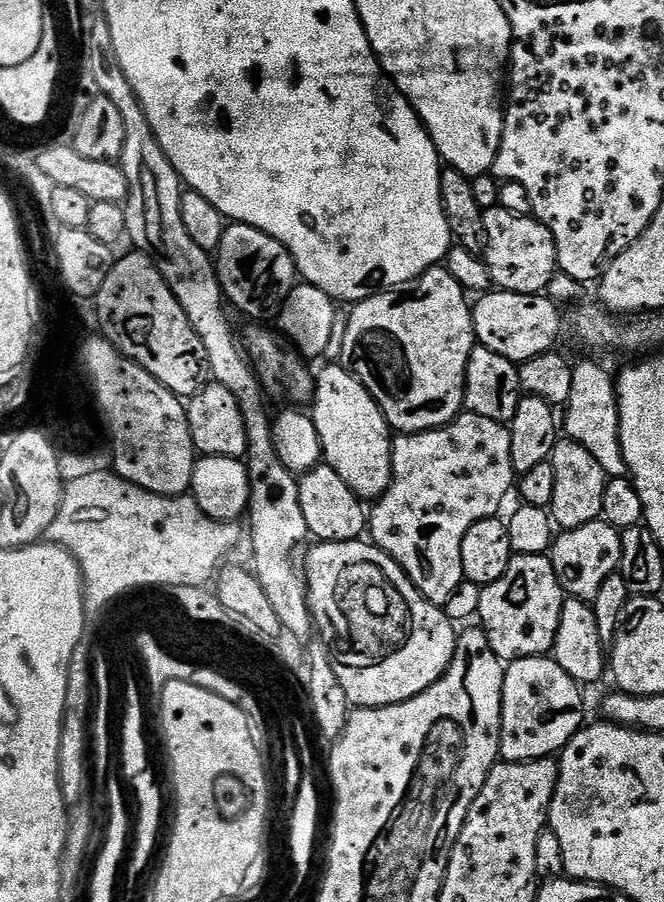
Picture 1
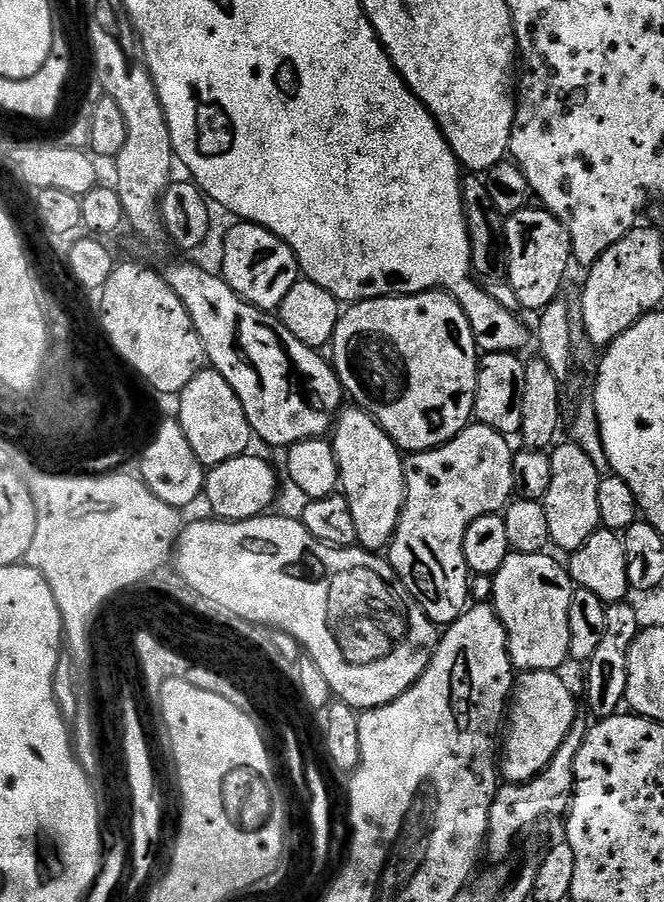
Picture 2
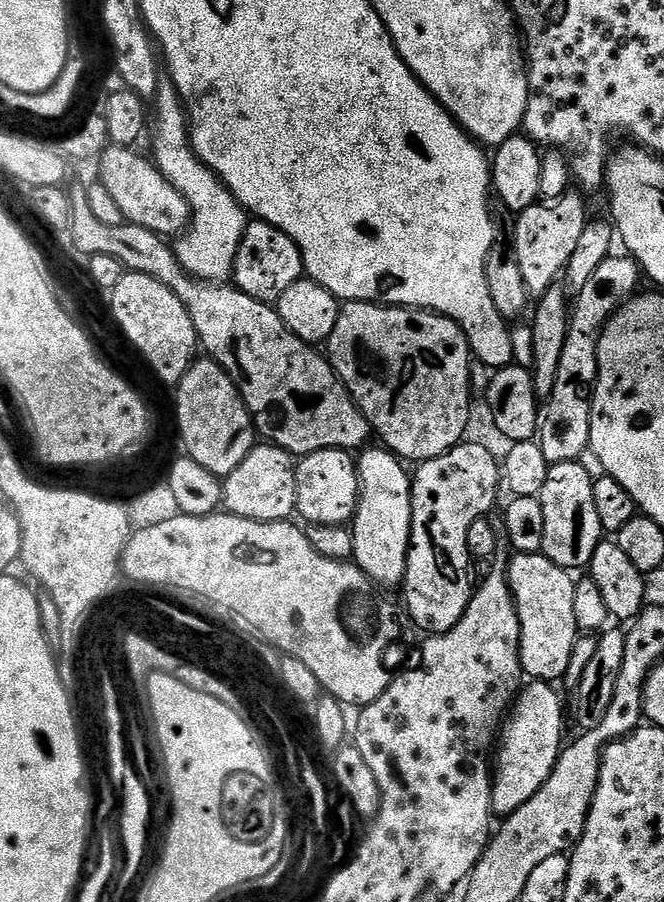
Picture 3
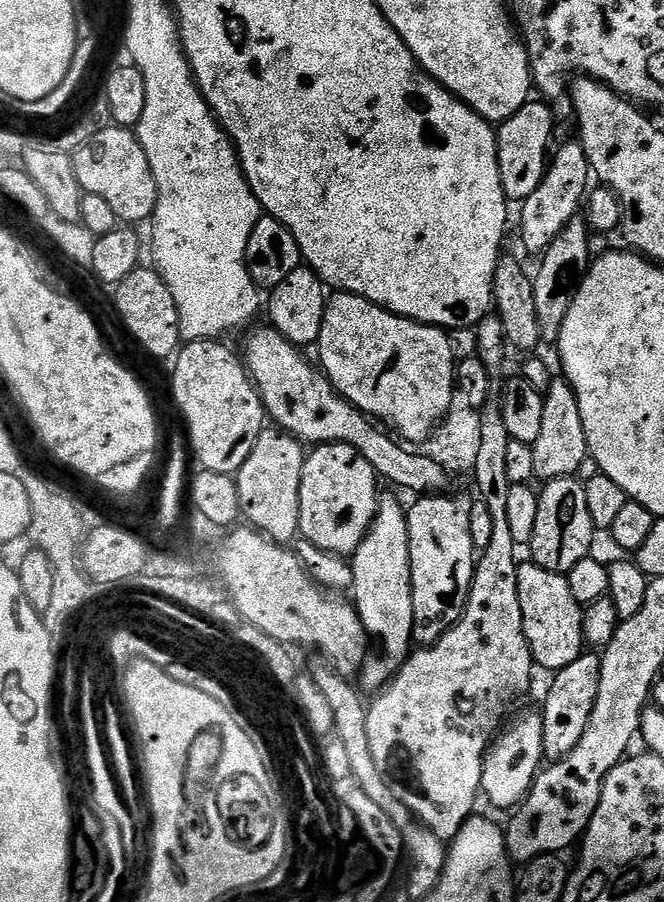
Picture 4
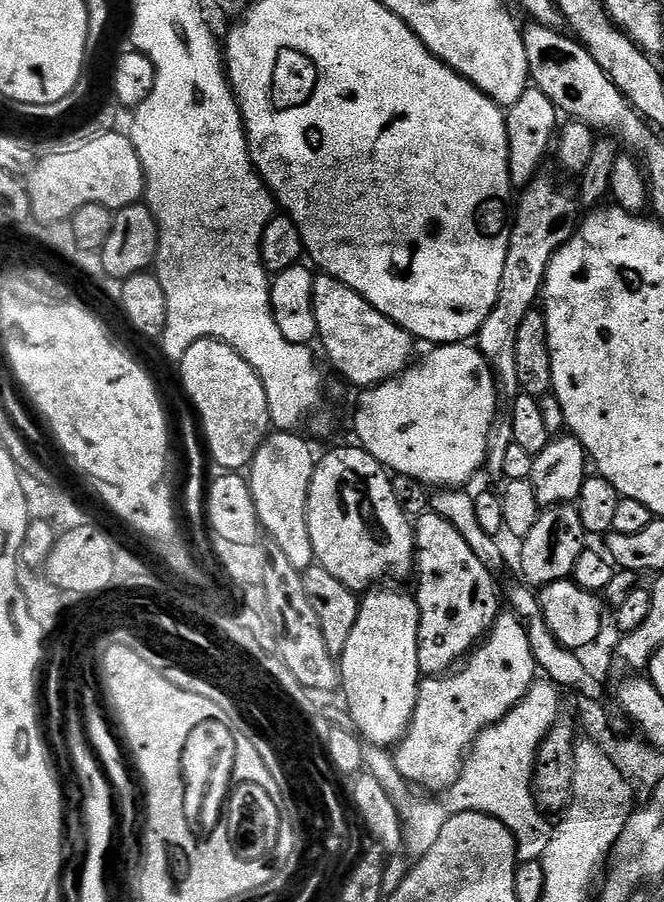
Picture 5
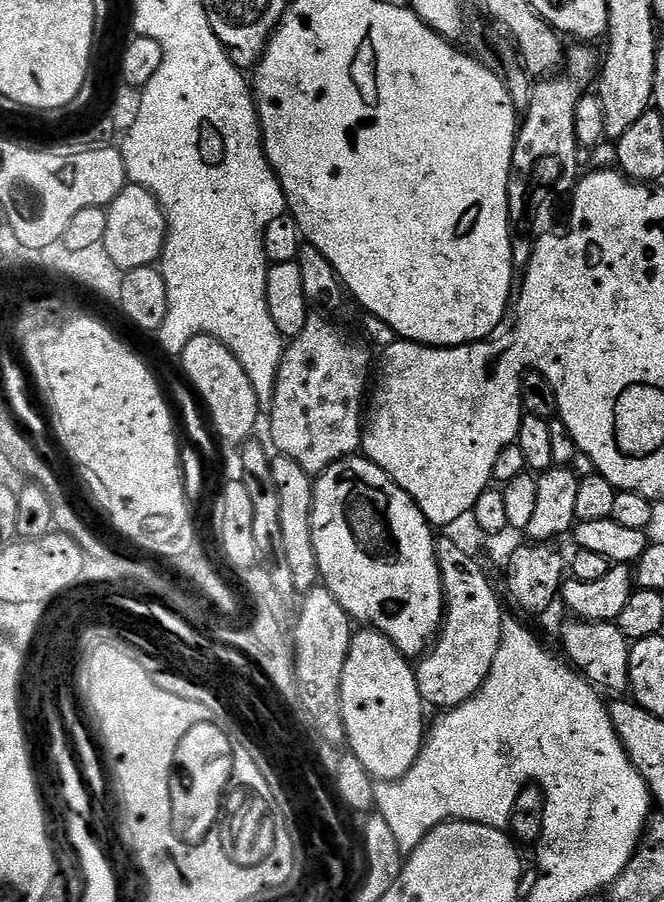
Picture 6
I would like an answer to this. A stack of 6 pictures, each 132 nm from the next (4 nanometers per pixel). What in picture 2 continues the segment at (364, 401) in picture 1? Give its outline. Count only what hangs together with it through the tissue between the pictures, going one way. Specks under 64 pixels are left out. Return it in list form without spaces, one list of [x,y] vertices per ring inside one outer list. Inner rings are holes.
[[[355,406],[348,407],[339,413],[330,443],[338,462],[340,488],[348,499],[354,527],[358,529],[356,544],[379,553],[391,544],[404,509],[408,493],[404,481],[405,457],[369,412]]]

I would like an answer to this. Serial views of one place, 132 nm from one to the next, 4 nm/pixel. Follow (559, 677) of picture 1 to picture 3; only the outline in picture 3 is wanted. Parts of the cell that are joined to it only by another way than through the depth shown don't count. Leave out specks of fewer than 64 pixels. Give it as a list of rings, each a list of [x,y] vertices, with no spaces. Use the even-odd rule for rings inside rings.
[[[548,682],[525,683],[503,721],[492,777],[492,811],[497,817],[506,818],[518,806],[530,802],[550,778],[561,754],[566,708],[560,705],[560,696],[552,688]]]

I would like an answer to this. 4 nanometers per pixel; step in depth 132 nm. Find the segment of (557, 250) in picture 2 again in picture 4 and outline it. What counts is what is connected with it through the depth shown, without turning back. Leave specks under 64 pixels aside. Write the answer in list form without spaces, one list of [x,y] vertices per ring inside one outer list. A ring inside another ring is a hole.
[[[579,142],[564,144],[560,149],[553,151],[550,163],[544,173],[544,180],[522,202],[524,208],[520,212],[520,240],[528,252],[542,254],[562,234],[562,230],[581,211],[586,197],[590,191],[590,183],[593,179],[592,167],[586,158],[586,150]]]

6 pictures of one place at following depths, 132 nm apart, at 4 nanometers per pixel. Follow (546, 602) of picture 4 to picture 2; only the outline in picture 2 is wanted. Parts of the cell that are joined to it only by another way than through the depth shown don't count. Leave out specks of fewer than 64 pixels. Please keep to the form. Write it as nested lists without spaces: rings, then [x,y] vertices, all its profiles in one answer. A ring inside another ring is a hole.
[[[512,552],[491,577],[490,603],[508,635],[508,653],[513,669],[526,672],[554,672],[570,660],[571,576],[552,554]]]

